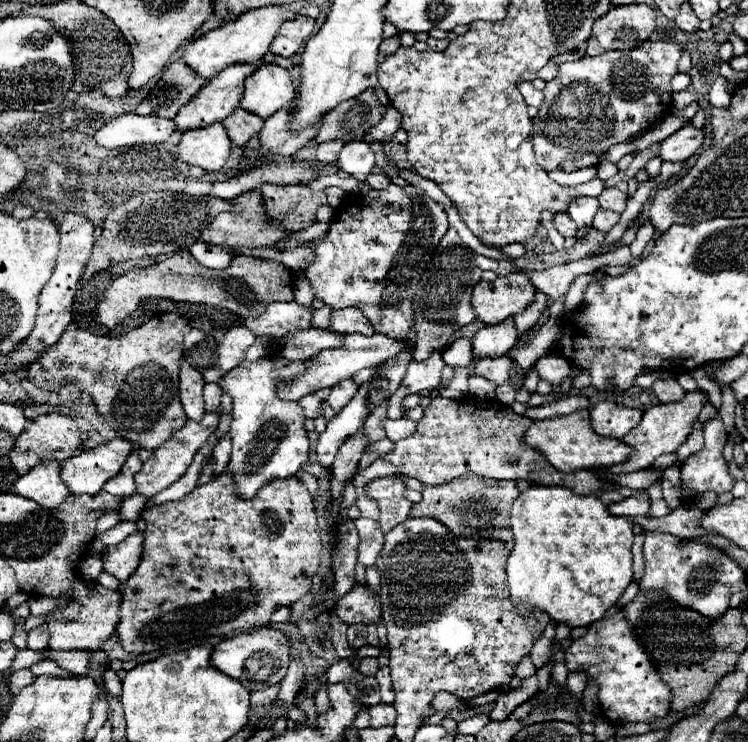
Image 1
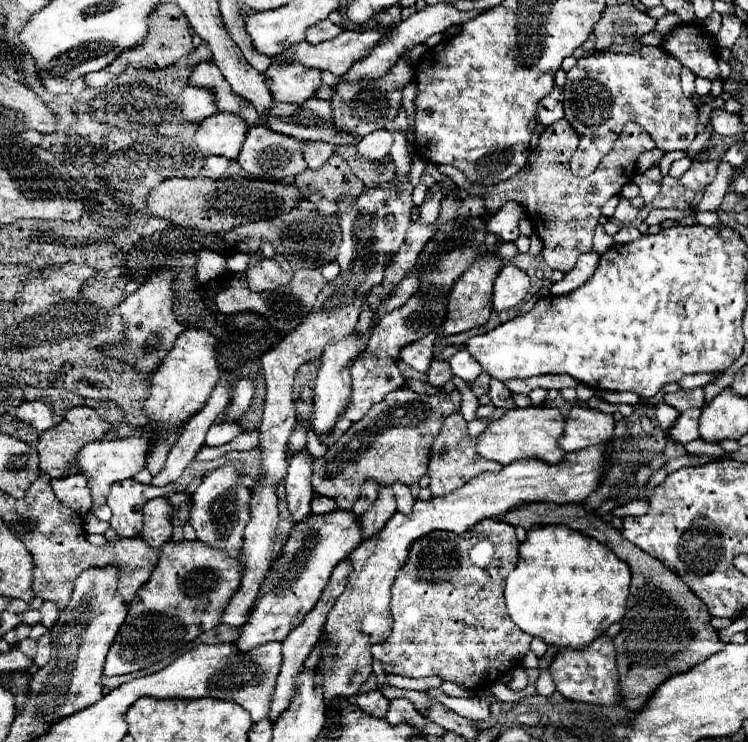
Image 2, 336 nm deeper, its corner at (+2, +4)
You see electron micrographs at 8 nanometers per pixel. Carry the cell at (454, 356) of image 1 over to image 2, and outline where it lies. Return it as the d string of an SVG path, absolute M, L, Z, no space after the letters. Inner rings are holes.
M433 360L431 368L427 370L427 378L429 378L431 386L443 386L447 380L453 378L449 362L445 362L445 360Z

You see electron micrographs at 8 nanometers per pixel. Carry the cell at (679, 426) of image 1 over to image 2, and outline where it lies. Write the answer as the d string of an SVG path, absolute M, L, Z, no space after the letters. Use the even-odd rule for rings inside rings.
M597 444L567 454L565 460L559 464L549 464L539 458L515 460L501 472L485 472L471 478L463 488L455 492L449 492L445 496L433 496L427 502L417 500L409 516L397 512L377 536L357 546L349 554L349 560L353 562L353 572L347 578L345 592L337 598L325 624L325 632L329 632L331 640L329 646L323 650L323 658L319 662L323 674L317 676L317 682L323 686L325 692L325 704L329 704L335 696L357 694L359 686L369 678L373 662L371 646L385 640L391 632L389 588L397 578L399 568L405 564L411 542L431 530L451 530L455 534L463 534L479 520L499 516L525 502L583 502L599 488L601 476L605 472L605 460L609 454L609 444Z

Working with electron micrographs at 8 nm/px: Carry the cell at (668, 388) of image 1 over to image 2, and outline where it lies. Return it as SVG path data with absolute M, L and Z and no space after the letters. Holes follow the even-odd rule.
M679 388L673 394L665 394L663 400L669 406L677 408L679 412L683 412L683 410L689 410L689 408L703 408L705 394L703 394L703 388L695 388L695 390L683 390L683 388Z

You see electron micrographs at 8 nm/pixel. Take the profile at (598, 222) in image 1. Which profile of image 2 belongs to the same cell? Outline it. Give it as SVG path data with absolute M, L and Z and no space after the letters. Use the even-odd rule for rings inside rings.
M621 200L613 214L613 220L621 222L621 224L631 224L635 218L637 218L637 210L627 200Z

